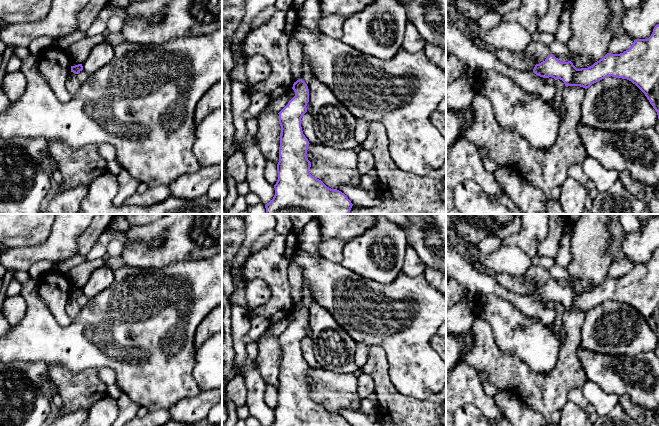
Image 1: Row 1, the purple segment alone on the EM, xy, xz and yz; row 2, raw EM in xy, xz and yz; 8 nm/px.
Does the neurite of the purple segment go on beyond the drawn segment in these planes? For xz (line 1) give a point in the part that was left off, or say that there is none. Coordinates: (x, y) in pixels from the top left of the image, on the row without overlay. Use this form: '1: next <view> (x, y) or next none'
1: next none

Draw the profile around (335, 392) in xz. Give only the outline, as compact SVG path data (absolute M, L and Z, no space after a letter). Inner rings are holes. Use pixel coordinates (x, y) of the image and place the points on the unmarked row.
M321 367L308 370L310 398L327 411L341 415L343 409L359 412L358 380L353 374L335 374Z

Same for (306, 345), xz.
M306 336L303 339L303 341L301 342L301 351L302 351L303 358L308 363L309 367L312 368L320 367L314 356L313 342L311 337Z

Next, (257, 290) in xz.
M253 279L247 282L246 295L250 301L250 309L263 307L271 297L271 290L262 279Z

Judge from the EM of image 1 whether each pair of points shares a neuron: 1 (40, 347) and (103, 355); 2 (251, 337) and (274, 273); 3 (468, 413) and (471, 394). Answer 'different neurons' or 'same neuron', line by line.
1: same neuron
2: same neuron
3: different neurons

